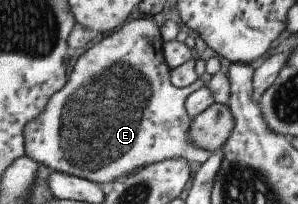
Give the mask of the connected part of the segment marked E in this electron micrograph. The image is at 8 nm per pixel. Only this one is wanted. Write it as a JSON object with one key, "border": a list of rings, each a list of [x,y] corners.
{"border":[[[138,16],[129,20],[127,24],[123,24],[119,30],[115,30],[112,34],[101,38],[99,42],[95,42],[93,46],[88,46],[84,53],[75,61],[74,68],[71,68],[71,72],[67,76],[66,83],[47,99],[44,109],[24,126],[22,137],[24,138],[25,155],[38,162],[38,164],[43,164],[43,166],[50,168],[51,171],[61,171],[65,174],[90,180],[95,184],[120,180],[122,177],[128,175],[129,172],[137,170],[139,166],[150,165],[151,163],[165,159],[195,160],[195,162],[202,163],[211,153],[203,151],[197,146],[194,147],[188,141],[186,132],[192,118],[185,112],[184,102],[188,93],[200,89],[205,84],[202,80],[197,79],[189,86],[183,88],[173,86],[170,81],[167,63],[162,56],[162,44],[163,40],[160,35],[160,28],[157,27],[153,18],[151,16]]]}

